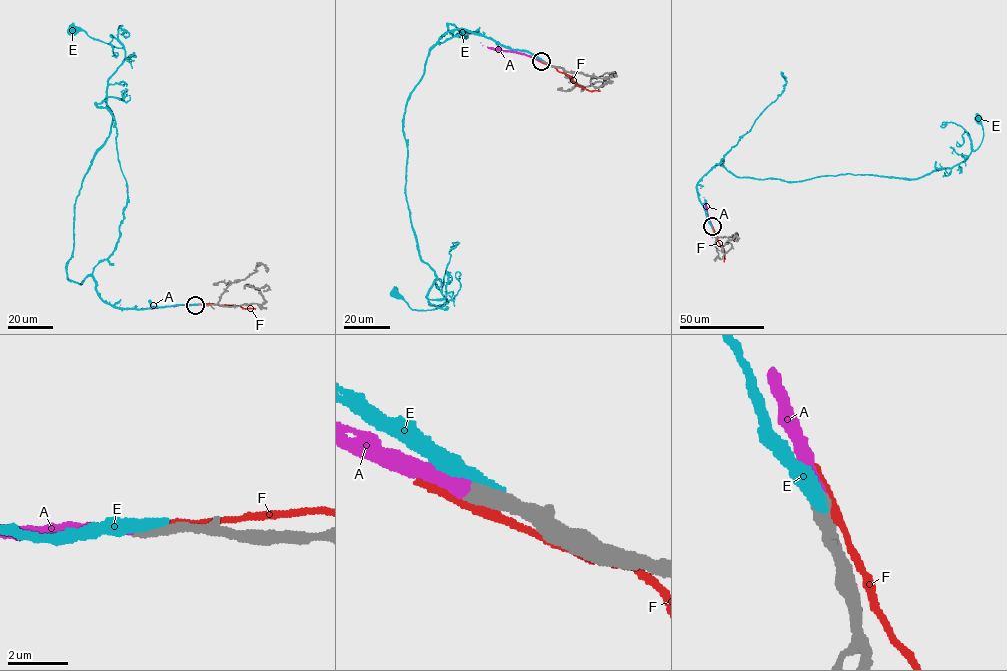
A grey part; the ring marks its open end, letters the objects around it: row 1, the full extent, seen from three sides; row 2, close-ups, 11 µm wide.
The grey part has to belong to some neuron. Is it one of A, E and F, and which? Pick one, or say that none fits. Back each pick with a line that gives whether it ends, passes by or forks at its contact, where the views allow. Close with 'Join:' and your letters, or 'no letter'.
A: it ends
Join: A

